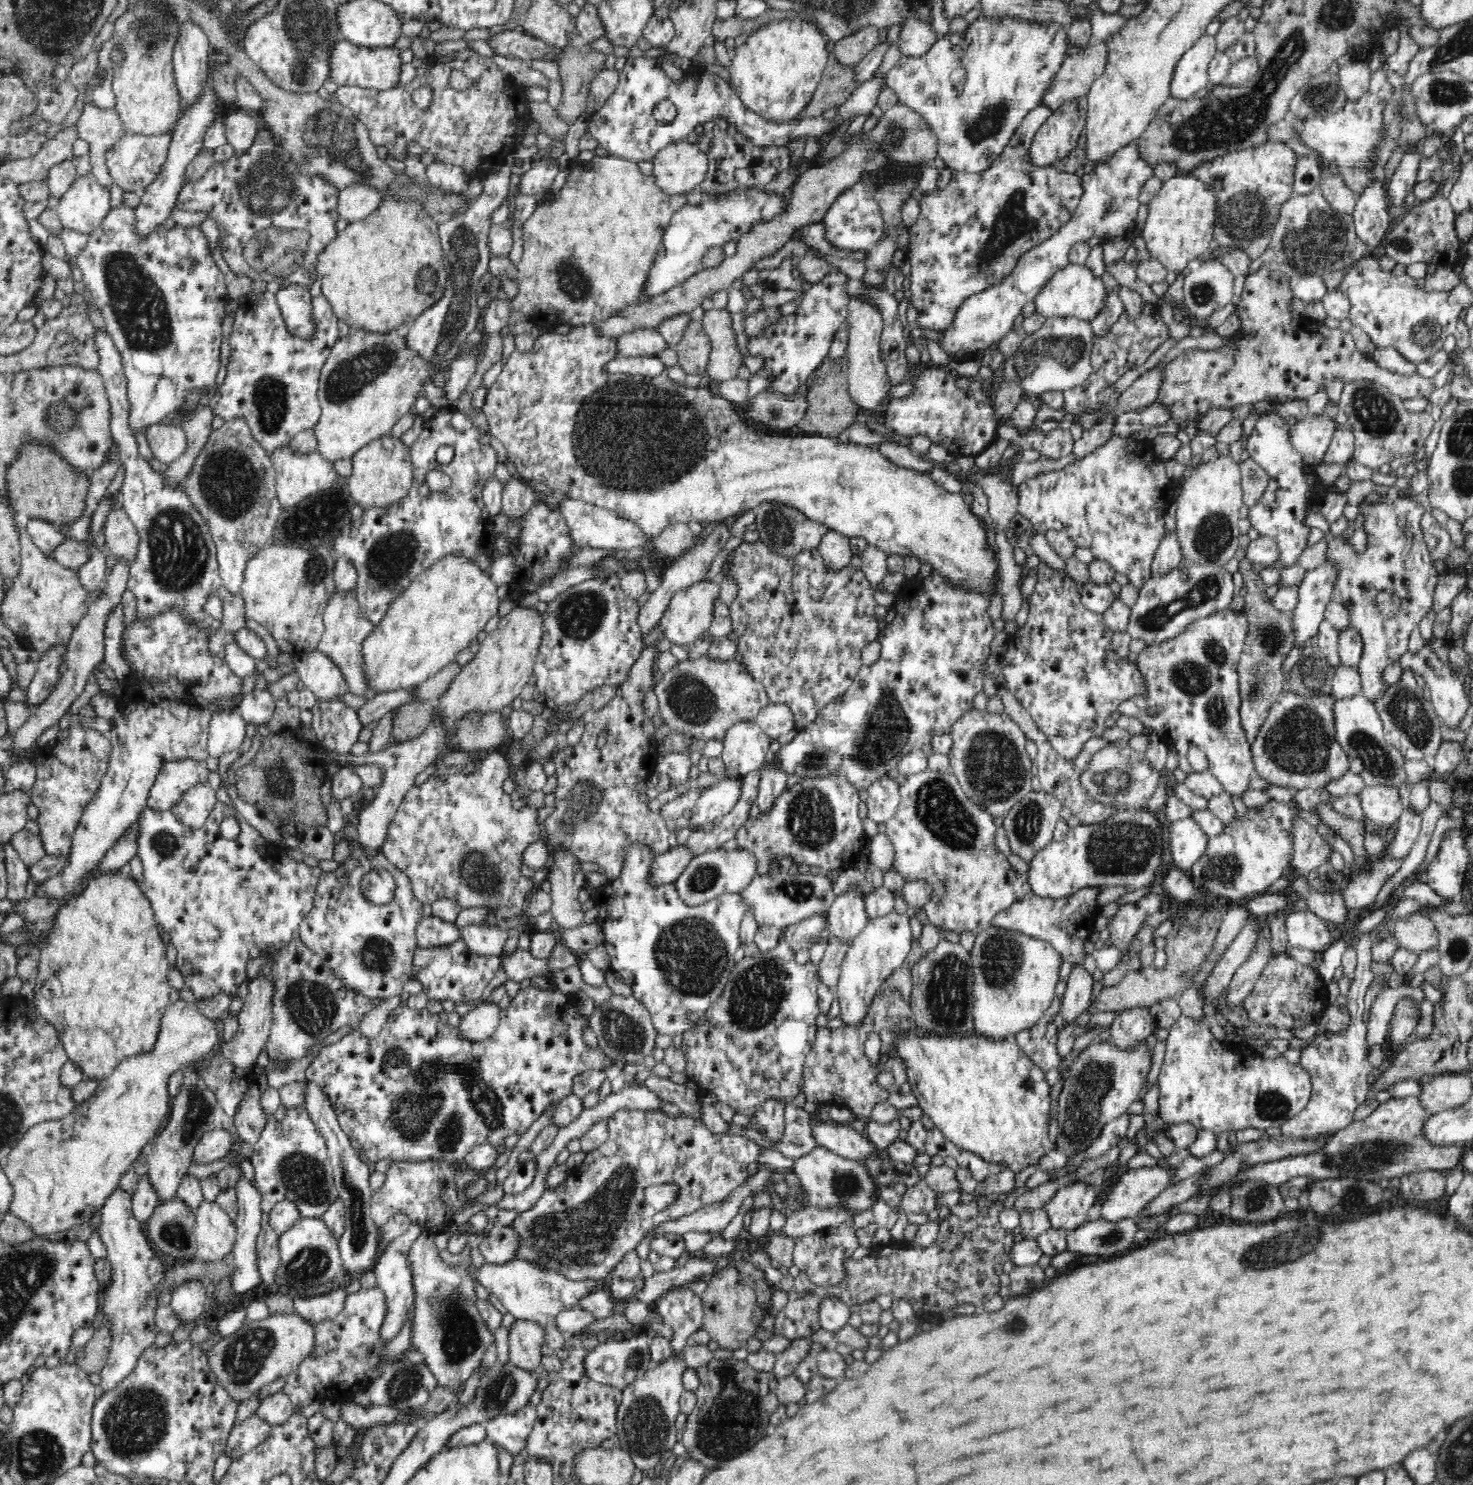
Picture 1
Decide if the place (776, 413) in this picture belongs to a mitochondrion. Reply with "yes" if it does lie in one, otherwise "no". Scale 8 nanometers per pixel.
yes

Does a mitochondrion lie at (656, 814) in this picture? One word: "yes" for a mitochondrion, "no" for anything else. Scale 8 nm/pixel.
no

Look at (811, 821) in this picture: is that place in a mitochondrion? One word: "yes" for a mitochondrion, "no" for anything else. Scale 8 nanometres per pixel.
yes

